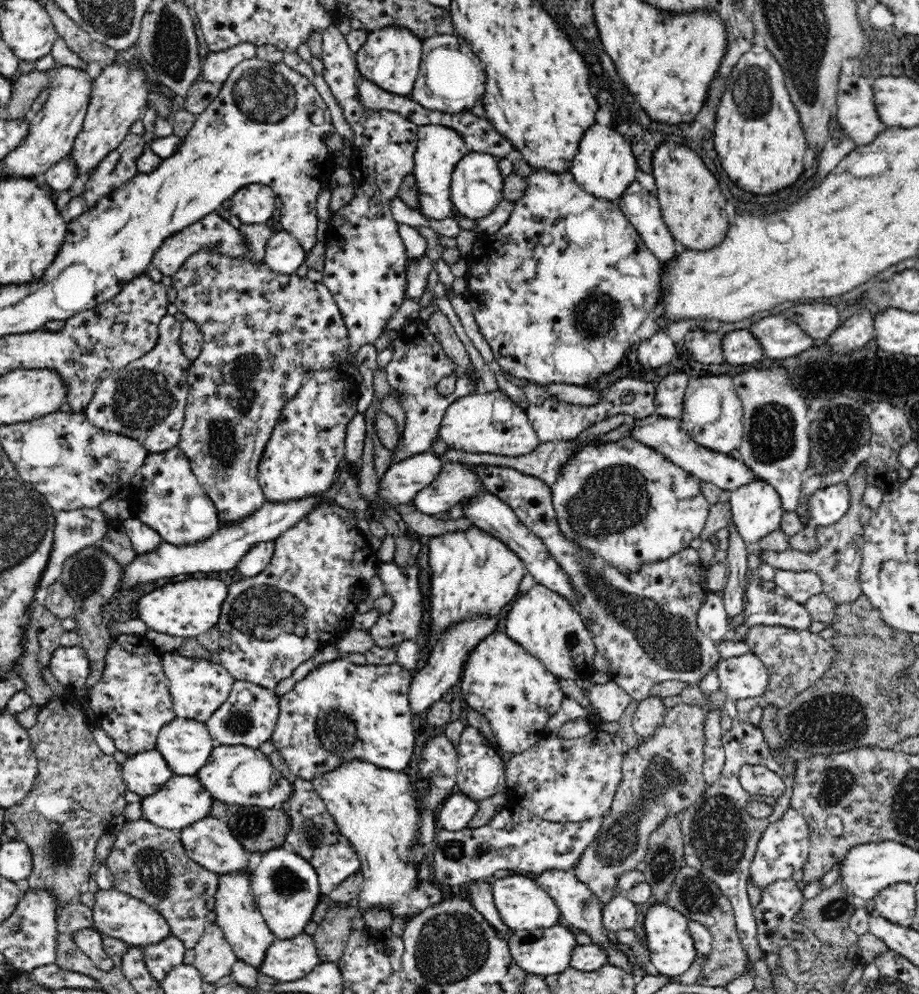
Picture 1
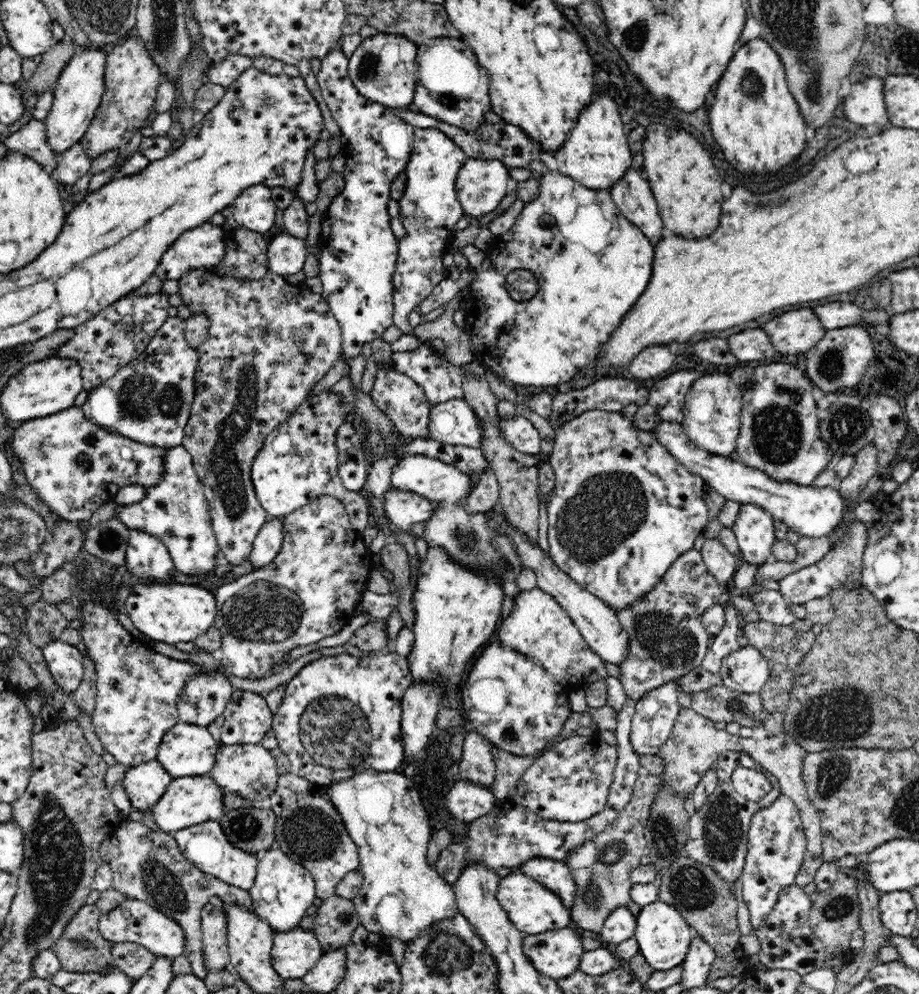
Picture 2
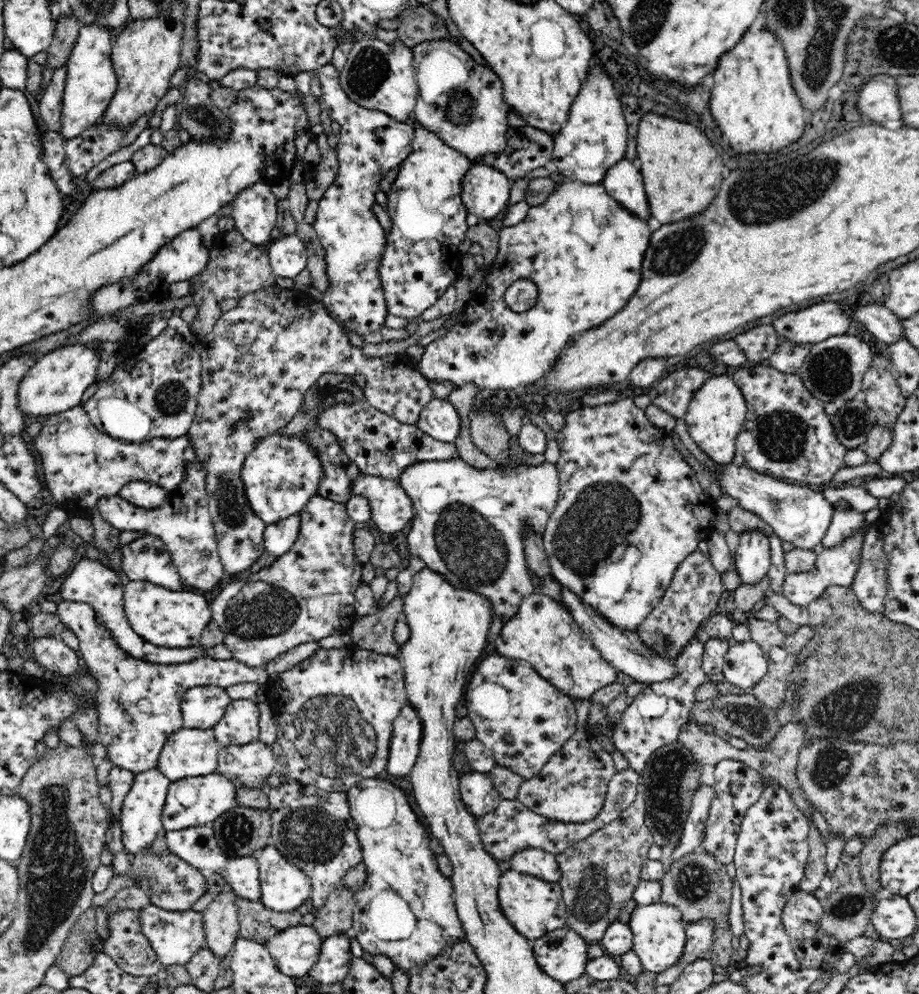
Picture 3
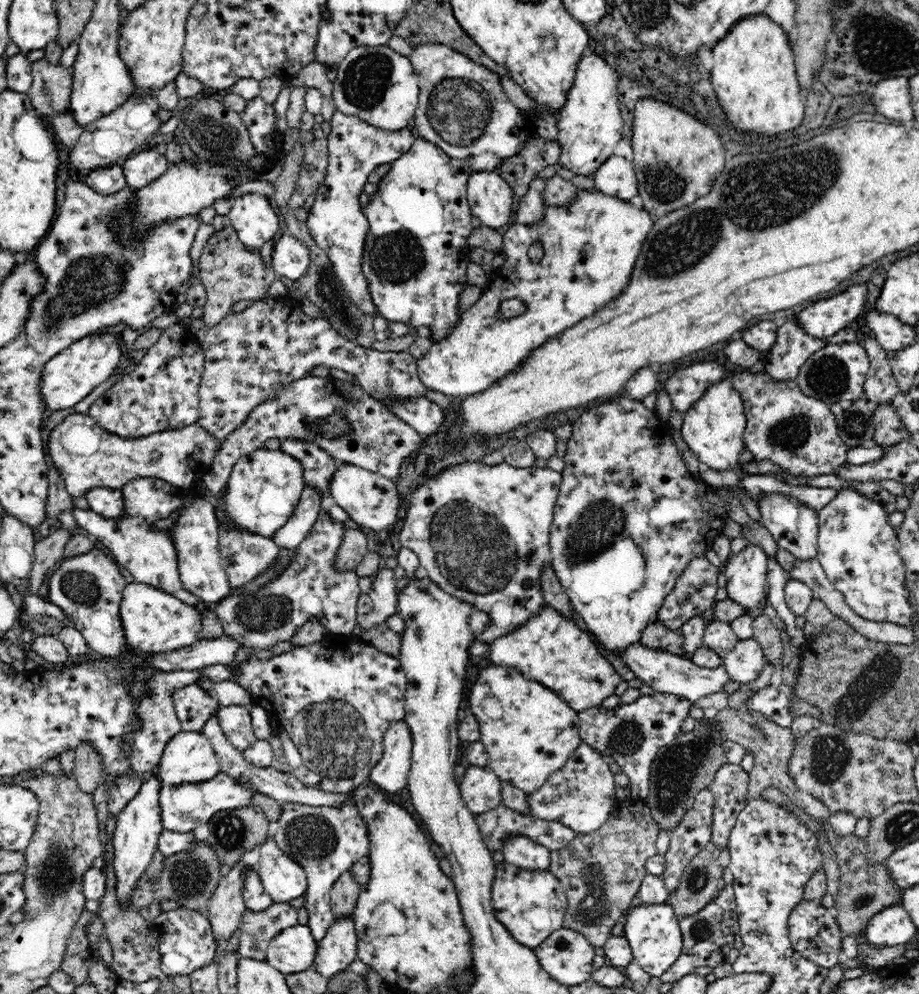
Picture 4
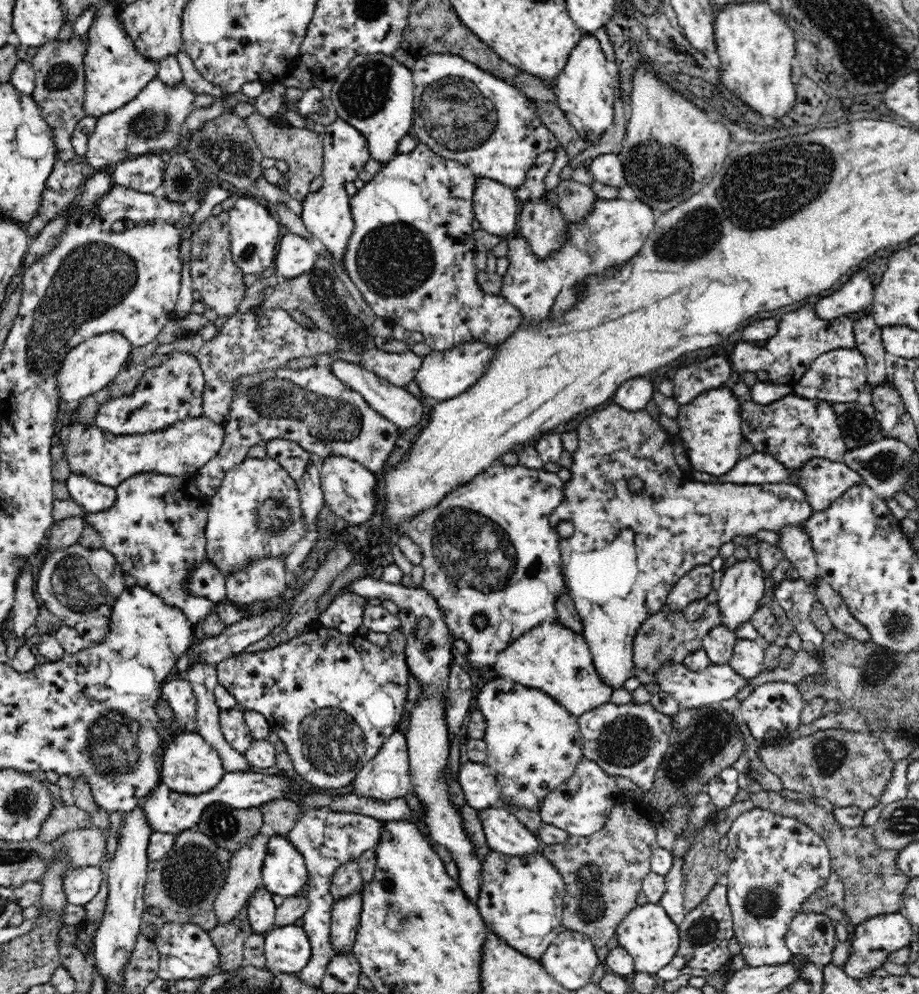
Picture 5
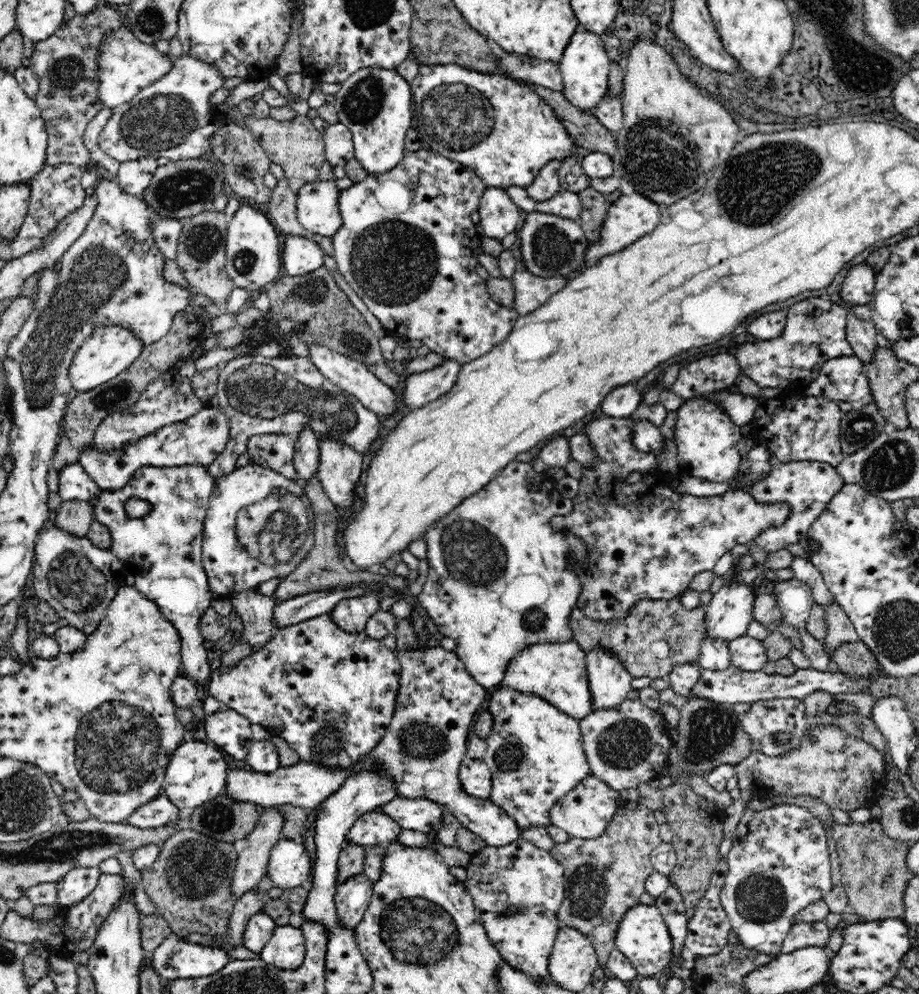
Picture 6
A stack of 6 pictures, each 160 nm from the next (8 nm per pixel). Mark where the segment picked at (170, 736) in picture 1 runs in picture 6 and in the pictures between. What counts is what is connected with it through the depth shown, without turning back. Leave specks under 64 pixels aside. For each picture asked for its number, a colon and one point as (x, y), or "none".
2: (186, 750)
3: (188, 753)
4: (188, 757)
5: (190, 765)
6: (196, 773)

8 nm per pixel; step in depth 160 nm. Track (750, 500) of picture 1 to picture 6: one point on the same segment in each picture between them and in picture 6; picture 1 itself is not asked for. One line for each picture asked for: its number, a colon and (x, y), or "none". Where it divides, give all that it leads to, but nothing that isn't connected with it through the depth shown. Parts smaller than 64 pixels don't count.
2: (754, 529)
3: (751, 560)
4: (746, 582)
5: (742, 587)
6: (729, 612)

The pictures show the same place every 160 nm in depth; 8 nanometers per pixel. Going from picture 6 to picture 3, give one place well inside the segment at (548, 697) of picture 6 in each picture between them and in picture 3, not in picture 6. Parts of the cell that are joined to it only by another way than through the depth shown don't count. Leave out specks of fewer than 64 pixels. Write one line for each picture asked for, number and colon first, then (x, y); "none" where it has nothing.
3: (542, 633)
4: (548, 648)
5: (551, 658)

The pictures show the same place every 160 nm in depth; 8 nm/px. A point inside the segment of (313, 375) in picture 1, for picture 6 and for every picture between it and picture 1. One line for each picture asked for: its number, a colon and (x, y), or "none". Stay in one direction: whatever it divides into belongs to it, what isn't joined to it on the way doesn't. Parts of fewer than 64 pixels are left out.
2: (297, 463)
3: (280, 476)
4: (263, 490)
5: (256, 513)
6: (259, 525)

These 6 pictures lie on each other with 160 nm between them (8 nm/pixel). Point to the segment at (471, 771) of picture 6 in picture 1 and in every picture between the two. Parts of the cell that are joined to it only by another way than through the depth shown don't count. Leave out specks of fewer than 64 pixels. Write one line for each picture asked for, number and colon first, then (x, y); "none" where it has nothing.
1: (457, 810)
2: (467, 801)
3: (479, 794)
4: (480, 790)
5: (478, 781)

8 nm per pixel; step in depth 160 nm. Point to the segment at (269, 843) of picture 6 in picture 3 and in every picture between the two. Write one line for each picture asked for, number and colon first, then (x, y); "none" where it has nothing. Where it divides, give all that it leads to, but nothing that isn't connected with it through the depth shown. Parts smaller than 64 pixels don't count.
3: (221, 921)
4: (226, 906)
5: (244, 876)

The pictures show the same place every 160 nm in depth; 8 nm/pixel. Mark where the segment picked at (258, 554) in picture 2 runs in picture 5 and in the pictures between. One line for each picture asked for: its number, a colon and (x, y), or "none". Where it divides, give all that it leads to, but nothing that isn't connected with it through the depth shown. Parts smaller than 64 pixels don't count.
3: (278, 538)
4: (311, 502)
5: (309, 484)

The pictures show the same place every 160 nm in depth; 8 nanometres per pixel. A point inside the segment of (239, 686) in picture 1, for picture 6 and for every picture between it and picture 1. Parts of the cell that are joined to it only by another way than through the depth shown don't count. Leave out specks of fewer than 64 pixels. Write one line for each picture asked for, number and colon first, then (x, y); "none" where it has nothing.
2: (246, 719)
3: (239, 726)
4: (235, 721)
5: (233, 724)
6: (229, 731)

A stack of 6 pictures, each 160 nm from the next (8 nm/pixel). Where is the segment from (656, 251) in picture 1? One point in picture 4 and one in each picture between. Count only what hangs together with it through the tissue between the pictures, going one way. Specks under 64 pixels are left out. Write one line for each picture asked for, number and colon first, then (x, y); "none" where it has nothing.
2: (631, 193)
3: (622, 180)
4: (615, 176)

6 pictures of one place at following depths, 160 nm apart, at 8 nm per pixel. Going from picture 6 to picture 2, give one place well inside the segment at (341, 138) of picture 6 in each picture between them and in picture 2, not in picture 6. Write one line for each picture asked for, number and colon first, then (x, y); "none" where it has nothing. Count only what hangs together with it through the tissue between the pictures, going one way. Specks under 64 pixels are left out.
2: (358, 252)
3: (369, 143)
4: (355, 148)
5: (326, 214)

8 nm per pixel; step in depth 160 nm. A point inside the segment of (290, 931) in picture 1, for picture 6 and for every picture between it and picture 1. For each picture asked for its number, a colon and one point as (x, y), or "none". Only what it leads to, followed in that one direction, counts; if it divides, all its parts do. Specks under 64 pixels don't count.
2: (283, 889)
3: (284, 886)
4: (283, 878)
5: (284, 872)
6: (289, 865)

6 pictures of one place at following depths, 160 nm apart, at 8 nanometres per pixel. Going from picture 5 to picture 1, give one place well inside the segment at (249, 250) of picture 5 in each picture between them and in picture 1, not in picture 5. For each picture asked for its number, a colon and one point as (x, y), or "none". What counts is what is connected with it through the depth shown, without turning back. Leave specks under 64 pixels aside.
1: (253, 204)
2: (254, 209)
3: (254, 213)
4: (254, 220)

